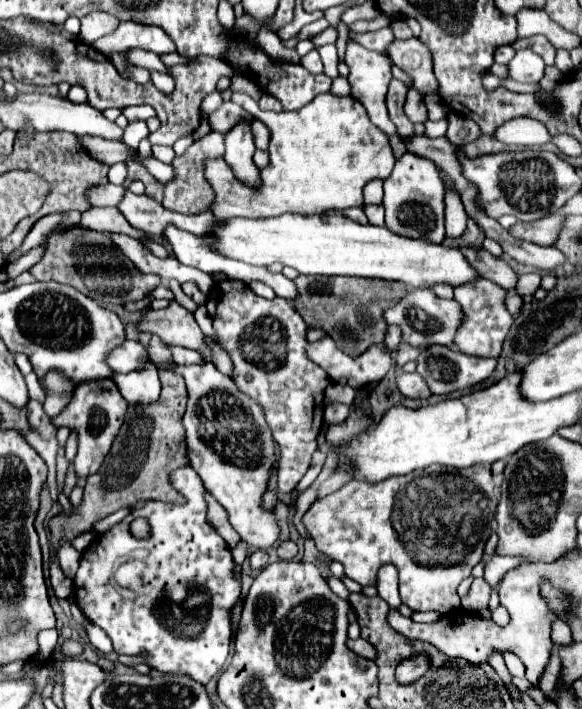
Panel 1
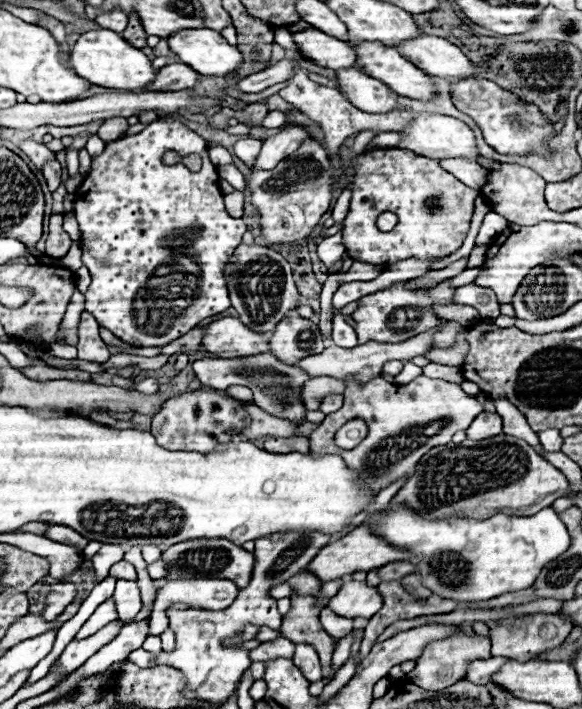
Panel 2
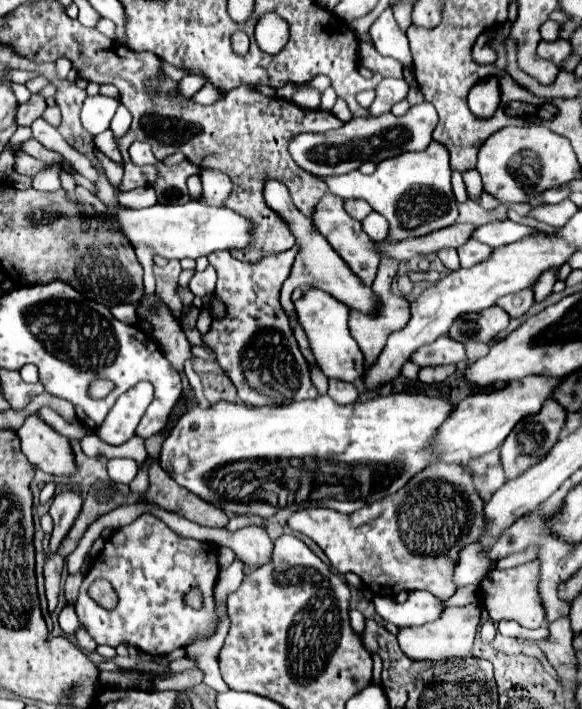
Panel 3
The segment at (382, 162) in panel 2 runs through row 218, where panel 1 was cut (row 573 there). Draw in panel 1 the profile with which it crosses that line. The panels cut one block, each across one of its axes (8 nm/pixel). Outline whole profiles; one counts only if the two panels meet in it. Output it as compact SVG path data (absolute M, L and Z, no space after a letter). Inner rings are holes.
M482 464L464 470L430 466L406 476L392 476L376 484L354 478L340 490L318 498L306 512L304 524L314 538L316 548L328 558L338 560L344 566L344 574L360 586L374 586L378 568L394 564L400 574L400 598L408 608L414 612L436 610L440 614L448 614L460 608L456 592L458 584L468 578L472 568L482 560L484 544L492 534L496 504L498 498L494 494L490 468Z

